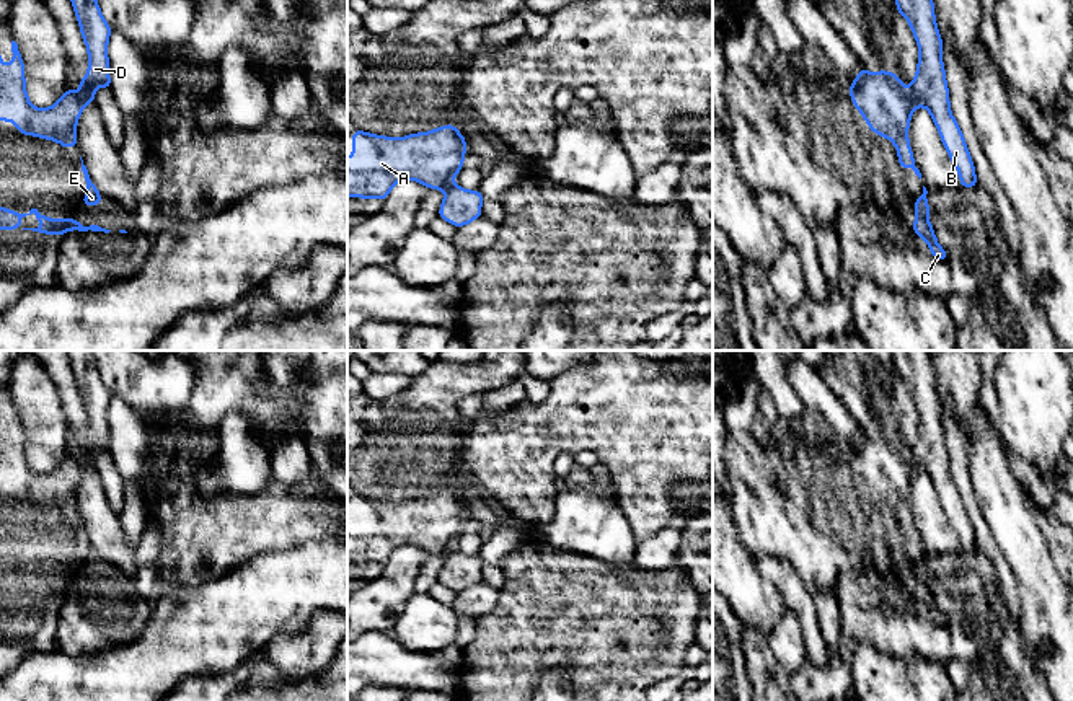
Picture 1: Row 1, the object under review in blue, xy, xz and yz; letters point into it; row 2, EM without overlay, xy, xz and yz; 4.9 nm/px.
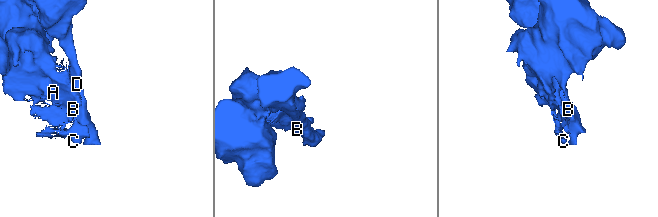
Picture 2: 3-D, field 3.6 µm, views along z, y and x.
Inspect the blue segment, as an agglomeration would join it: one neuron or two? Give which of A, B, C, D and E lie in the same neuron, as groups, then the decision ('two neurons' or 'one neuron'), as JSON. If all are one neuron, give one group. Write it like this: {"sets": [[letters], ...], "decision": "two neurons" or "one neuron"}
{"sets": [["A", "C", "E"], ["B", "D"]], "decision": "two neurons"}

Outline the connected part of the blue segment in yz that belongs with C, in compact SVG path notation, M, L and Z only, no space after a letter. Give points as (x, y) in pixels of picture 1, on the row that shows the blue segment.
M923 186L923 194L916 201L913 201L913 204L915 204L913 231L916 236L921 236L928 243L929 251L936 259L946 261L947 251L938 245L938 240L934 236L934 230L928 220L929 205L926 201L926 194L928 194L928 191Z

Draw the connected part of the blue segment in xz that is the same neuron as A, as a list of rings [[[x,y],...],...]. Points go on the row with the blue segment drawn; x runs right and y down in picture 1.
[[[453,122],[403,139],[357,129],[352,147],[354,153],[347,158],[347,197],[380,201],[403,179],[417,181],[429,189],[445,189],[463,170],[468,150]]]

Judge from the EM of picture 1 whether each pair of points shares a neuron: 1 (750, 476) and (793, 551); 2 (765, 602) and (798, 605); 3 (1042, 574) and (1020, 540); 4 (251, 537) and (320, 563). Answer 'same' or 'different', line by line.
1: same
2: different
3: same
4: different

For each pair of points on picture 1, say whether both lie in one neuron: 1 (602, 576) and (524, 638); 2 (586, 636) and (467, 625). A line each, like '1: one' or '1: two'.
1: one
2: two

